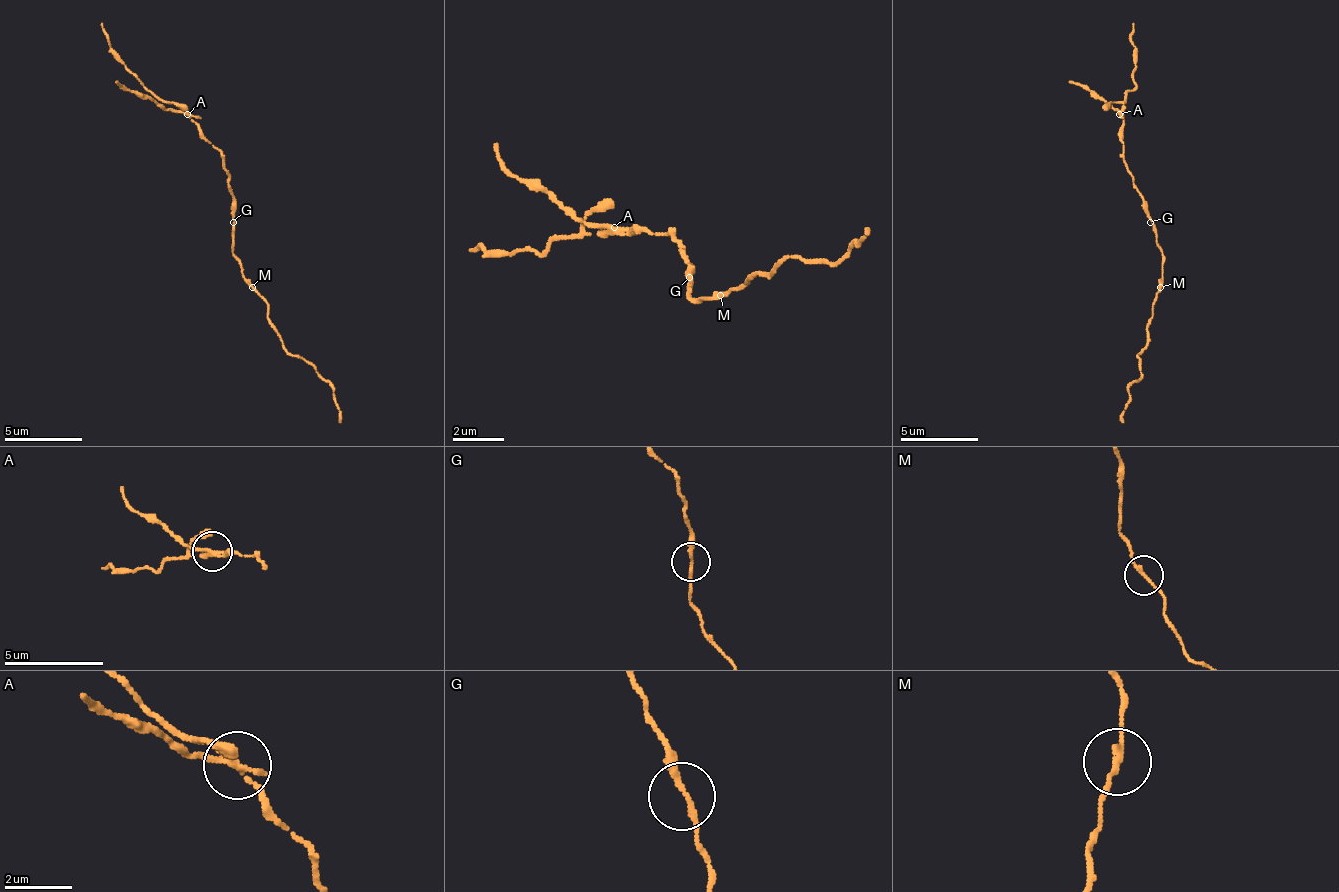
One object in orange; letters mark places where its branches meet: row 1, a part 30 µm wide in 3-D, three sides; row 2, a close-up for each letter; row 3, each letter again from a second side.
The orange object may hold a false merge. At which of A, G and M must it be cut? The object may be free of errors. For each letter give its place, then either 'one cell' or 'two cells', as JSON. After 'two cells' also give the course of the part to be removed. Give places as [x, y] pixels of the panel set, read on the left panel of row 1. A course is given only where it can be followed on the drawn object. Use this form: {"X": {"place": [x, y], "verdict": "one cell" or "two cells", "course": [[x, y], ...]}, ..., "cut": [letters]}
{"A": {"place": [187, 114], "verdict": "two cells", "course": [[187, 113], [171, 113], [117, 82]]}, "G": {"place": [233, 222], "verdict": "one cell"}, "M": {"place": [252, 287], "verdict": "one cell"}, "cut": ["A"]}

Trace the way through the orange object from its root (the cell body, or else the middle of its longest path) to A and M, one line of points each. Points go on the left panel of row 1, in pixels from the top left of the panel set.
A: (233, 218), (233, 194), (229, 190), (229, 175), (221, 167), (221, 152), (187, 113)
M: (233, 218), (233, 256), (241, 268), (241, 276), (253, 288)

